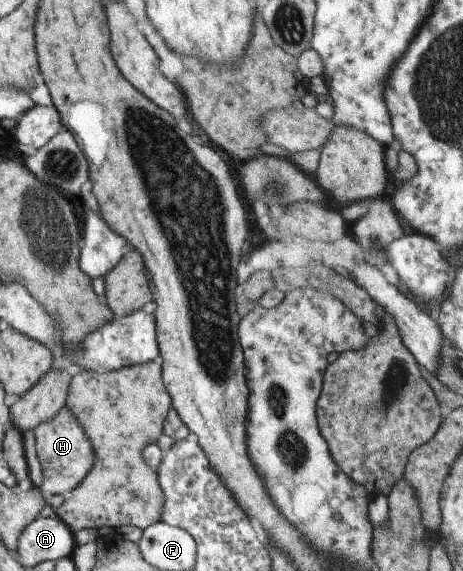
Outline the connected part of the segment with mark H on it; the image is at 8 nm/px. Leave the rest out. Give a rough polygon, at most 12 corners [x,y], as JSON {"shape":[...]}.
{"shape":[[66,405],[34,429],[42,493],[67,496],[94,449]]}

